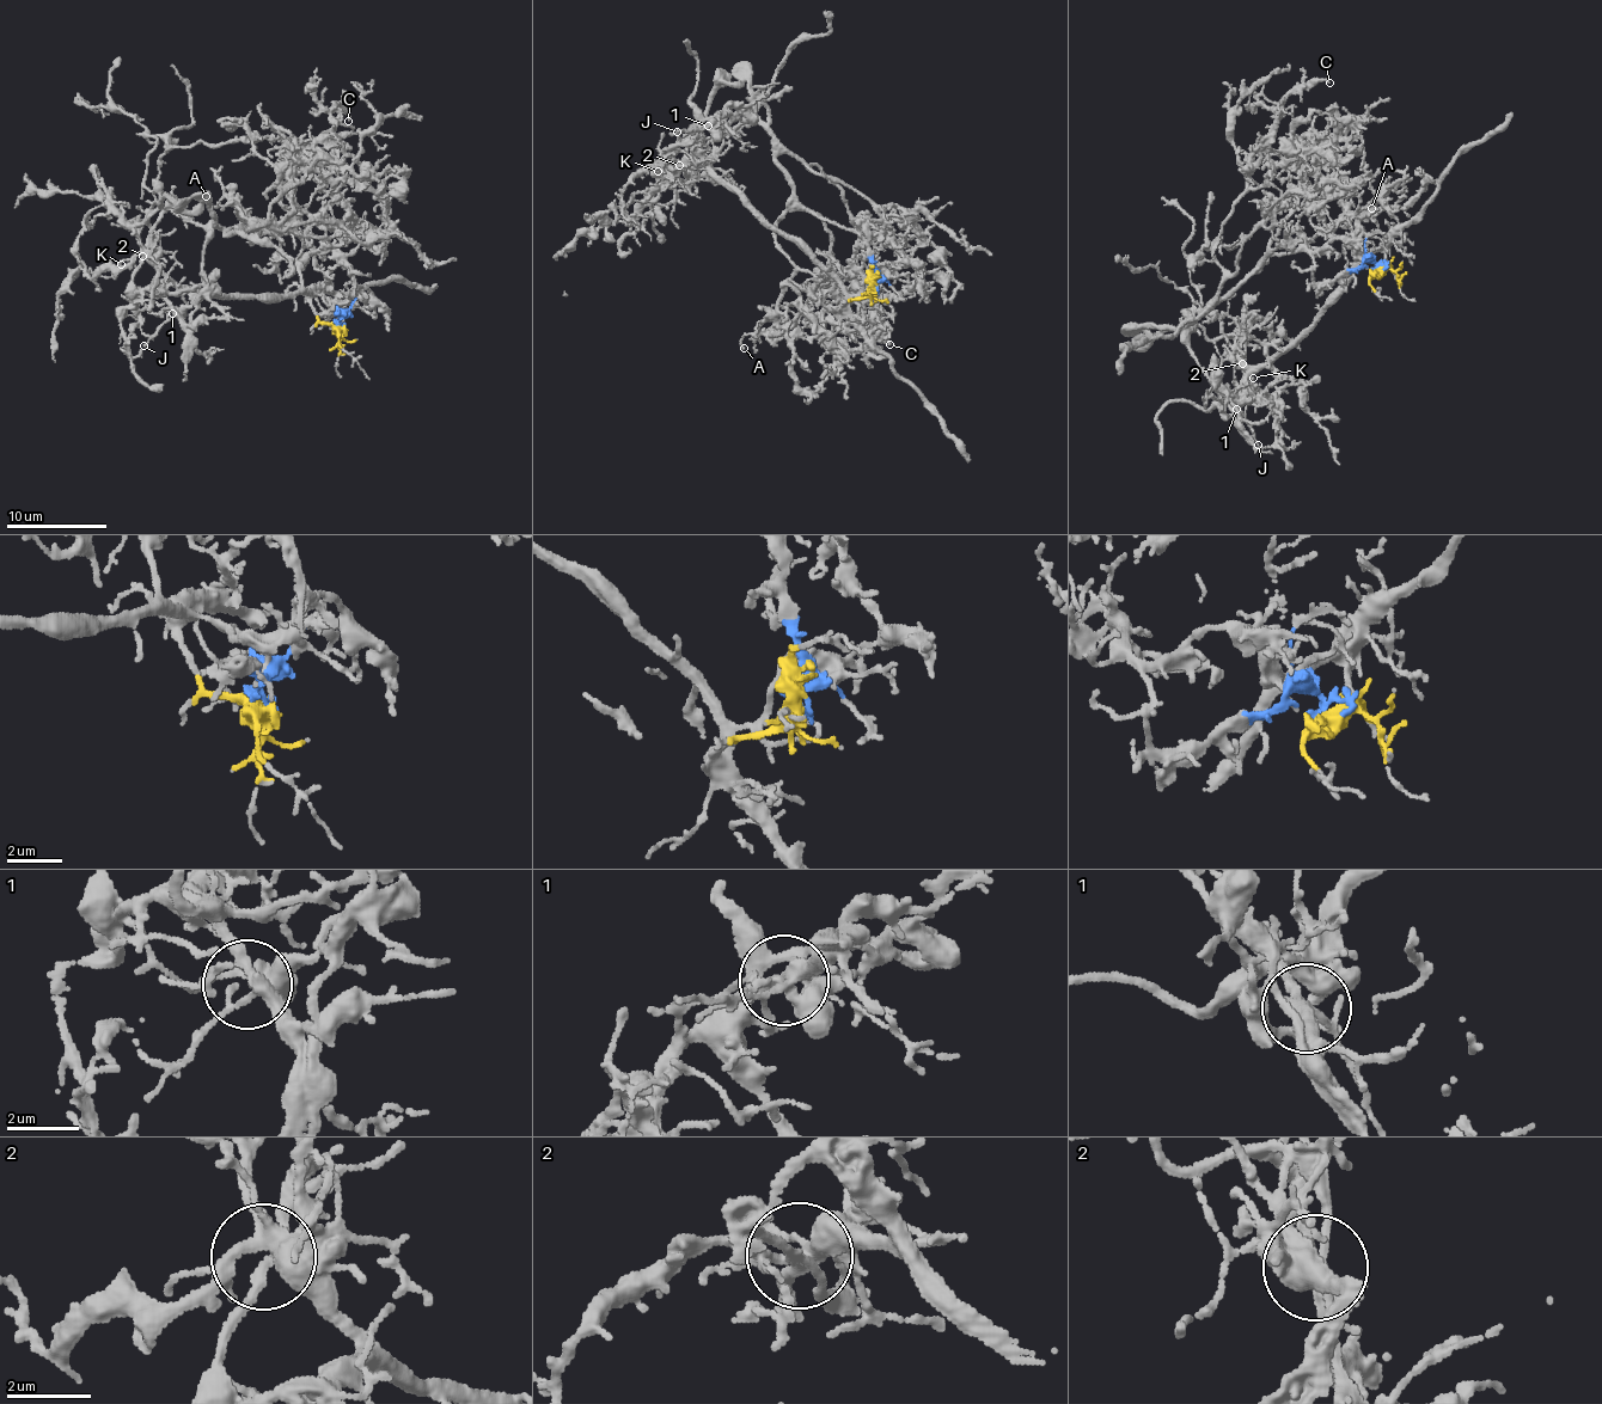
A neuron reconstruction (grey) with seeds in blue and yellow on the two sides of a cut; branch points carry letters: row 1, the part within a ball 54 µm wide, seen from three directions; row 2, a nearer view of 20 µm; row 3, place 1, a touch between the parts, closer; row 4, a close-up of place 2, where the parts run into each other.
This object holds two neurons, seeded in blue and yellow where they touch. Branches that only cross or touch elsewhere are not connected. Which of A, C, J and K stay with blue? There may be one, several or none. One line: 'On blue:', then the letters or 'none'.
On blue: A, C

